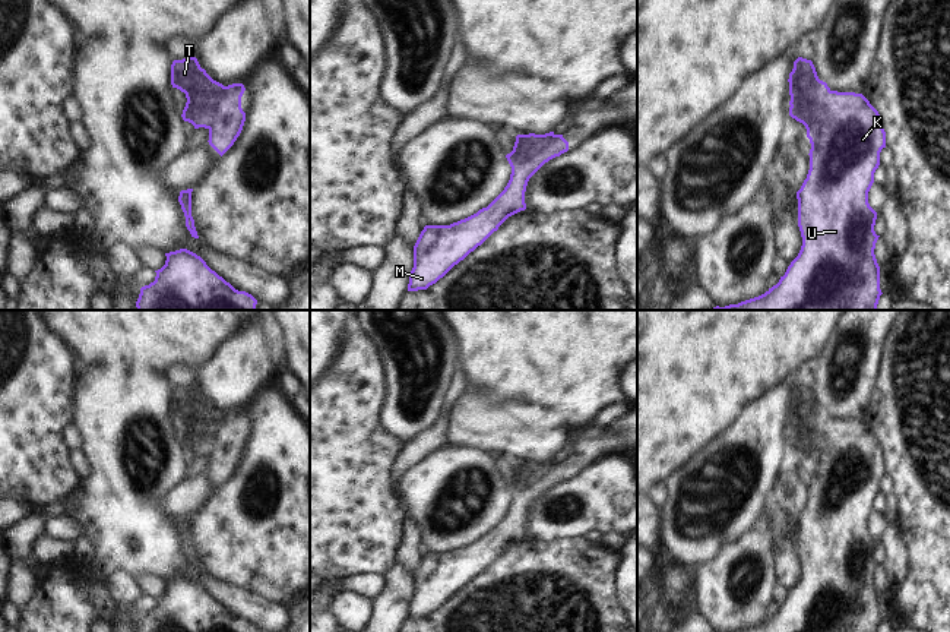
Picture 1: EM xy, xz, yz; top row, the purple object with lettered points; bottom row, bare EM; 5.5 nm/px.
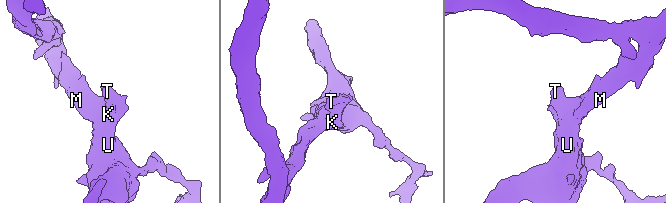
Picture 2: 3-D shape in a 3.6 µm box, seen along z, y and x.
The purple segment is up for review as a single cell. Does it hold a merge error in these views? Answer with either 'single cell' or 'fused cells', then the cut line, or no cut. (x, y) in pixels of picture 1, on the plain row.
fused cells; cut xy (224, 414), (211, 441), (202, 442), (187, 430)

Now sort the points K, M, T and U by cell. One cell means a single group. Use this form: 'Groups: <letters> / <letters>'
Groups: K M U / T.

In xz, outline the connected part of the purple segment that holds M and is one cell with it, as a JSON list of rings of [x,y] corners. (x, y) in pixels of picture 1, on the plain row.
[[[554,462],[542,477],[520,490],[504,518],[476,541],[450,553],[425,553],[414,573],[414,595],[408,619],[427,617],[481,573],[512,543],[525,538],[529,506],[550,487],[569,478],[563,462]]]

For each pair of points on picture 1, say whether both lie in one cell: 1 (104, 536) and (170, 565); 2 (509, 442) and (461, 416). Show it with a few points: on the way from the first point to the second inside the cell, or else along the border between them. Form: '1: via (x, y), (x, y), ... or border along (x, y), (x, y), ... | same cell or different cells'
1: via (120, 536), (135, 536), (145, 540), (154, 549) | same cell
2: via (497, 430), (490, 423), (472, 417) | same cell

